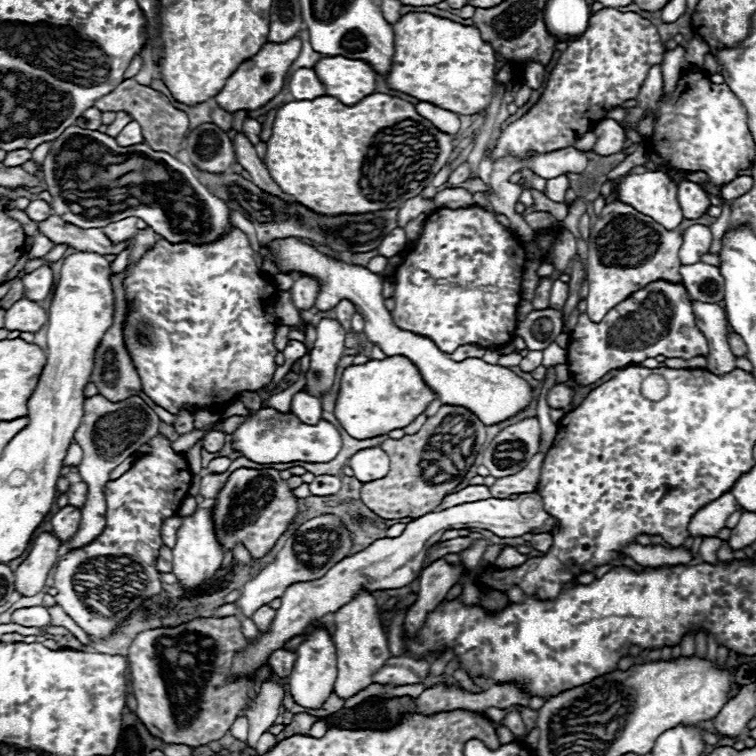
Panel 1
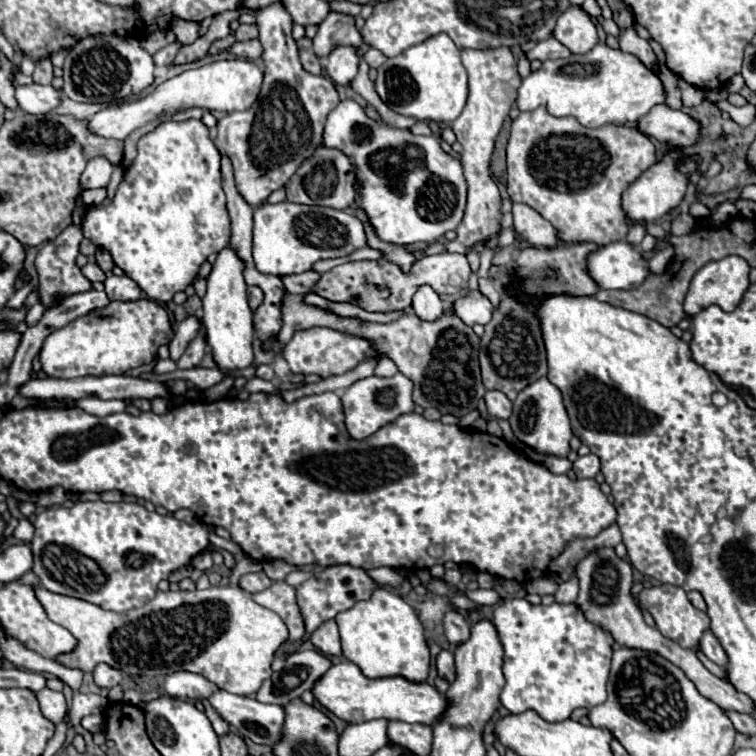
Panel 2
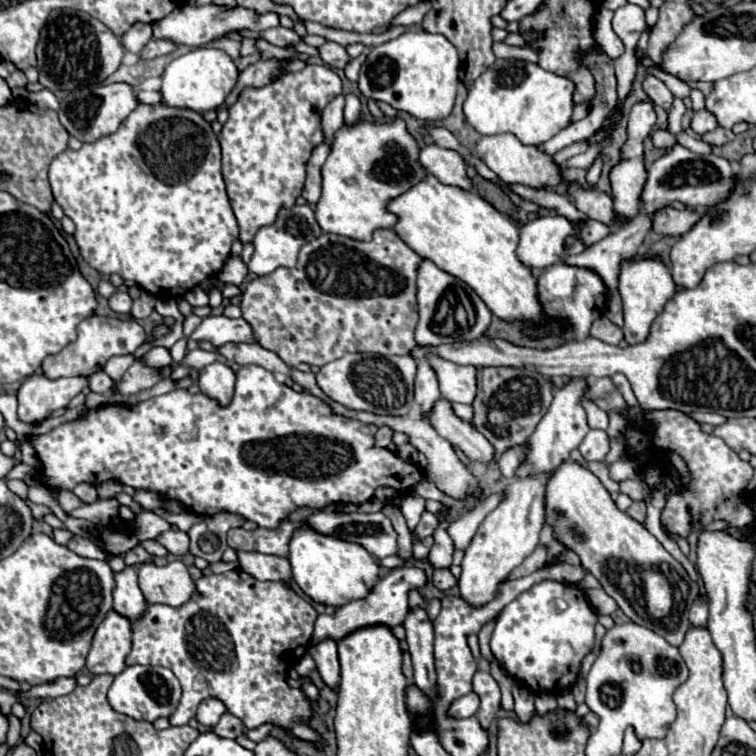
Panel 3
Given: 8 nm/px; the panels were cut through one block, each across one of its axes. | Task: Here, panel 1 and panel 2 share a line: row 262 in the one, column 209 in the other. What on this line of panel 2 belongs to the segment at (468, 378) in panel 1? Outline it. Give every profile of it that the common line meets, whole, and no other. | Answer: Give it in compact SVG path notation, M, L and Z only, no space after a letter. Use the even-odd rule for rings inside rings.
M224 248L214 268L208 276L208 292L202 300L204 312L202 312L202 326L206 332L206 342L212 350L212 360L218 370L232 372L240 370L252 364L252 340L254 340L254 322L252 322L252 310L248 306L246 296L246 282L242 276L244 264L238 260L236 252L232 248Z

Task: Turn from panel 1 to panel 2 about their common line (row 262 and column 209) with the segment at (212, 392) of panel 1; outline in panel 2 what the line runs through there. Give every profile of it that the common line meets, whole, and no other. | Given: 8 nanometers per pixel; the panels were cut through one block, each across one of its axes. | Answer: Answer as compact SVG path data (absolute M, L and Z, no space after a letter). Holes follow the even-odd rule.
M166 120L152 132L144 134L136 144L136 158L124 170L124 178L108 206L90 206L84 220L84 236L98 248L110 252L114 264L122 268L154 302L170 302L172 296L184 290L198 274L198 268L210 254L220 252L230 242L230 218L226 196L222 192L220 152L212 142L202 120Z

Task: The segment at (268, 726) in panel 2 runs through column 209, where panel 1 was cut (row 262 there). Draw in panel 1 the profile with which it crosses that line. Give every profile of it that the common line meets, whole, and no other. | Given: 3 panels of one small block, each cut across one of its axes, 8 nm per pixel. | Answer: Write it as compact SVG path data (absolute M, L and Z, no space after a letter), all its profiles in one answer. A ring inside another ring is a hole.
M702 262L680 266L680 276L692 300L710 302L710 304L724 300L724 276L718 272L716 266Z

